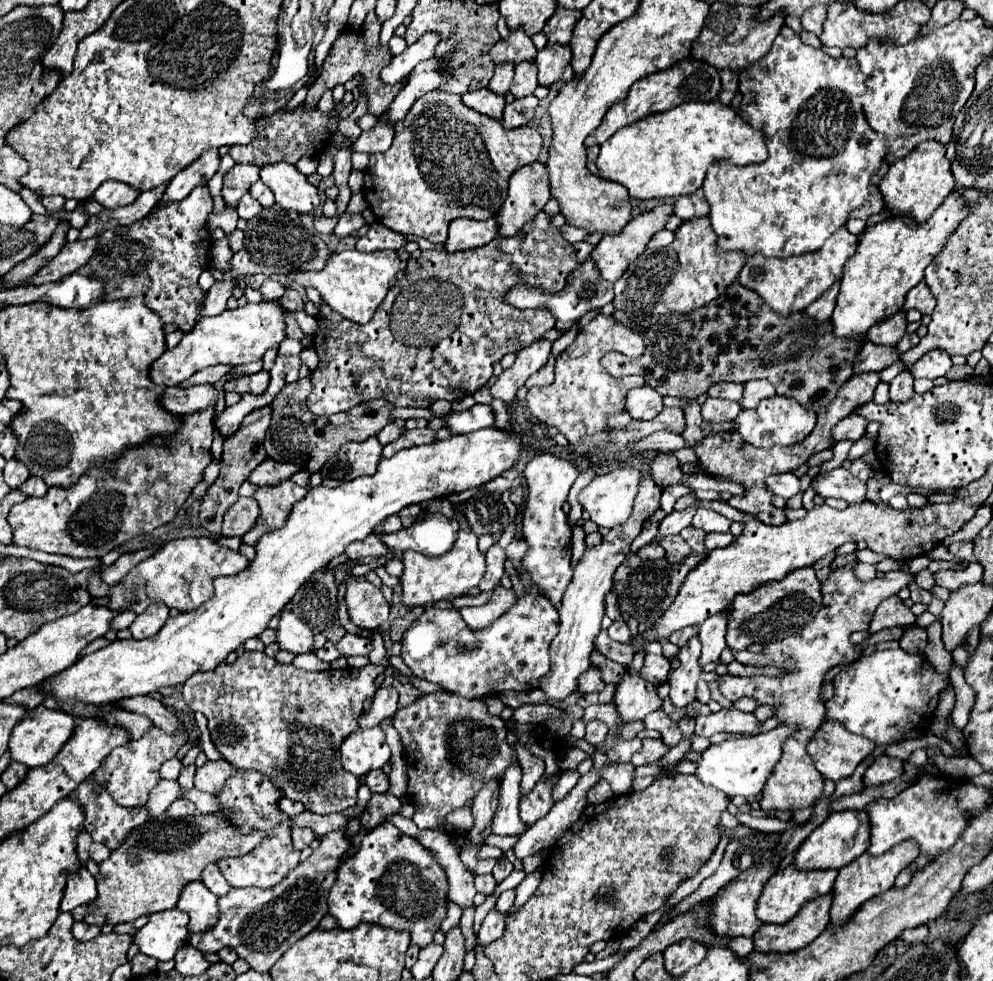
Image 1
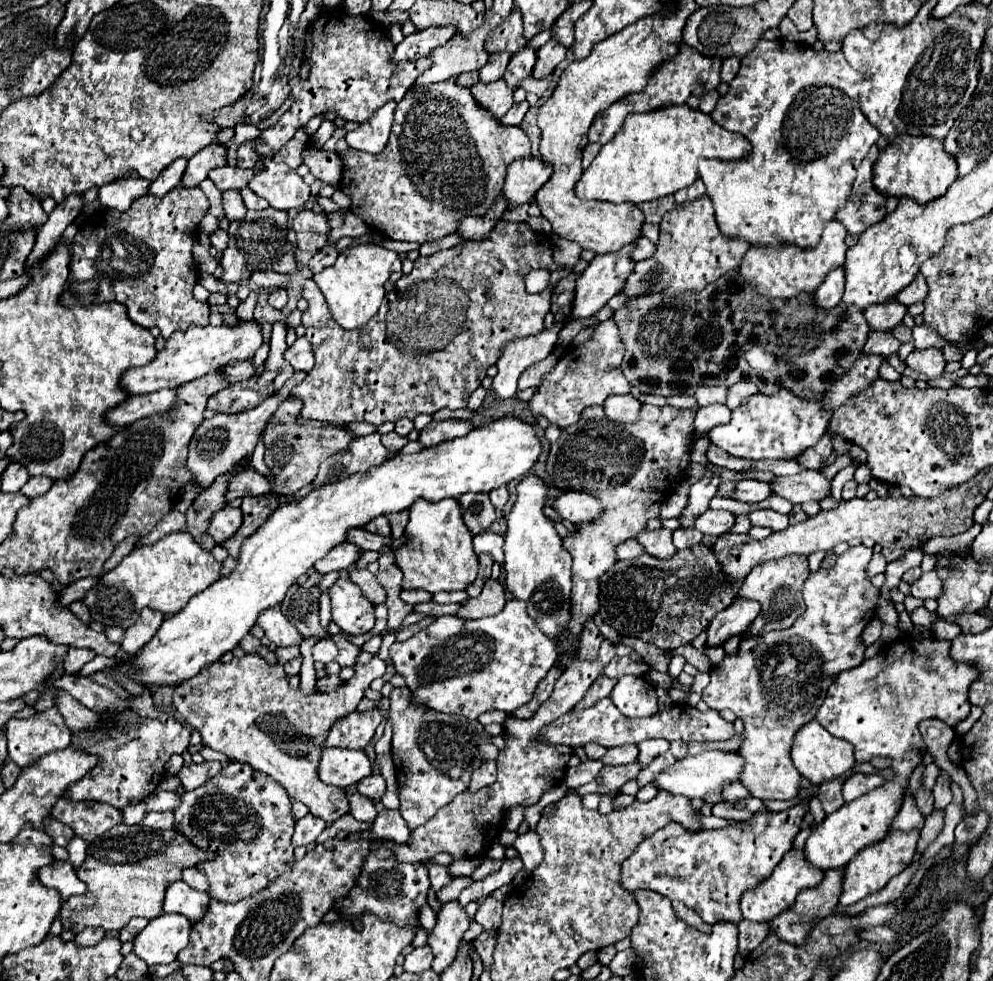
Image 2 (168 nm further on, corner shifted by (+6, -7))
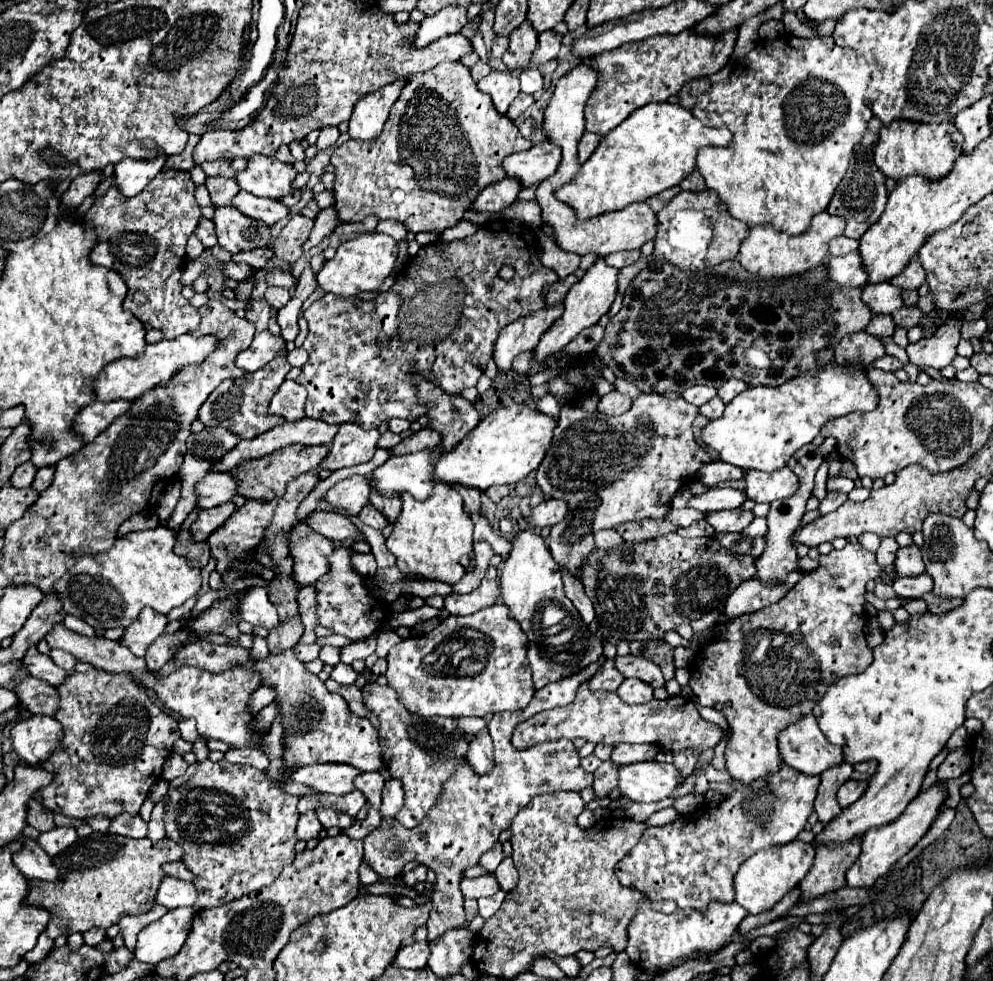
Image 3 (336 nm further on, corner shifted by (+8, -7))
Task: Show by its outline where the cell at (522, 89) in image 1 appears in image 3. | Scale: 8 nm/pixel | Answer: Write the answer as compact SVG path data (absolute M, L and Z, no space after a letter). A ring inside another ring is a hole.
M522 22L510 36L510 46L506 54L502 56L502 62L506 64L508 72L524 70L530 64L532 52L536 50L538 34L532 30L530 22Z

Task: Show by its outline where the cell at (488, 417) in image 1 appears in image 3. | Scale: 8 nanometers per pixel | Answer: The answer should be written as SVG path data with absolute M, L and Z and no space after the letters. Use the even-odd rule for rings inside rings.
M422 428L418 432L414 432L410 438L402 440L398 446L392 448L392 454L398 456L398 454L412 454L412 452L420 452L420 450L426 450L426 448L436 448L440 446L442 442L442 436L432 430L432 428Z

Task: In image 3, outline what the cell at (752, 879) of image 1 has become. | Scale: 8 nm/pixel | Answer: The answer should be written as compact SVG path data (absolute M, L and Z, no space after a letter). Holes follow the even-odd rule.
M786 764L768 780L756 780L748 786L734 782L736 792L726 796L726 800L718 806L710 804L674 820L672 824L648 828L640 842L616 864L616 876L622 886L636 888L652 900L674 900L680 908L704 912L708 910L710 902L734 902L734 874L738 872L740 864L762 848L784 846L796 840L812 814L818 784L818 776L806 776Z

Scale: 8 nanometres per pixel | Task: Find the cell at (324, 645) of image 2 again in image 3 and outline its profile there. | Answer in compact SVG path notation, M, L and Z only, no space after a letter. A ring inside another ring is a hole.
M308 644L308 646L296 646L296 656L300 662L312 662L320 656L320 646L318 644Z

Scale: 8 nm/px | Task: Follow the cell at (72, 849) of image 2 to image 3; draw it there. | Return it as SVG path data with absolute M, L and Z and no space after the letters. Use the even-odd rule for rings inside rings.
M54 828L50 832L42 832L38 838L38 844L50 854L56 856L60 852L64 852L68 846L72 846L72 842L76 842L78 834L74 828Z

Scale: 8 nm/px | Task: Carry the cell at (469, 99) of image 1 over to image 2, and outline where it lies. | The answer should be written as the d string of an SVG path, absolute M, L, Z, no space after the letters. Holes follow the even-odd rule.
M504 80L488 84L476 82L470 90L474 98L480 102L480 106L484 106L496 118L502 118L508 112L508 108L514 104L514 88L510 88Z

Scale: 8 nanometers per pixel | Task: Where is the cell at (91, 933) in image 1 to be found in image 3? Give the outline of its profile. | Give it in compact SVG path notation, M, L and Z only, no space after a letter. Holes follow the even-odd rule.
M92 928L92 930L84 932L82 936L84 936L84 942L86 942L86 944L98 946L98 944L106 938L106 930L104 930L104 928Z

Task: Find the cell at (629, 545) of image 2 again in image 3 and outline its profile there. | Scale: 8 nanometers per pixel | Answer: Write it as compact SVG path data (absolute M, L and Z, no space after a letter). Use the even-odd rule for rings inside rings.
M600 530L600 534L596 532L594 538L596 538L596 546L602 550L612 550L620 546L620 542L624 542L616 530Z

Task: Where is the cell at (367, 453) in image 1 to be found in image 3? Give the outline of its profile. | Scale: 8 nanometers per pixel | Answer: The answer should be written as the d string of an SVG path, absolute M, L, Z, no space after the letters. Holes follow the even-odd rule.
M354 422L342 424L340 432L332 440L330 454L324 458L320 468L338 470L372 460L374 452L378 450L378 438L378 430L362 430Z

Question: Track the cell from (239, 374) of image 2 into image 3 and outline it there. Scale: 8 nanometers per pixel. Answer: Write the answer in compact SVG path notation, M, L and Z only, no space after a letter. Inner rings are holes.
M260 332L254 336L250 348L236 356L236 366L242 368L244 372L256 372L284 350L286 350L284 338L276 338L270 332Z

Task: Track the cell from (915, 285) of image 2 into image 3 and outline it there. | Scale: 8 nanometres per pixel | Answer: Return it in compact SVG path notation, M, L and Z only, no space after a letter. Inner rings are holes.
M912 258L910 264L906 266L906 270L900 276L892 278L890 284L898 286L902 290L918 290L924 284L924 280L926 280L926 274L924 274L924 268L920 266L920 260Z

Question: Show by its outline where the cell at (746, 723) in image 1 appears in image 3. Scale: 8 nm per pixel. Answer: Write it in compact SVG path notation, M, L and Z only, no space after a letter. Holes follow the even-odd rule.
M582 684L572 704L540 712L532 716L528 722L516 726L512 744L518 750L526 750L530 746L560 738L568 740L582 738L586 742L610 746L628 742L628 744L656 744L662 746L666 752L678 752L684 748L696 748L702 752L706 748L714 748L722 740L722 736L724 730L718 724L704 720L690 698L670 696L666 700L652 700L642 706L628 706L612 692L590 692L588 684Z

